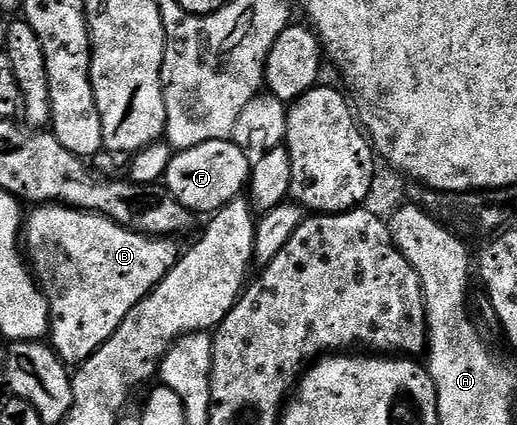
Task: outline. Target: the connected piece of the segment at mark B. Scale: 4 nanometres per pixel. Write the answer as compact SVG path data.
M44 204L24 220L24 255L38 287L50 307L49 343L67 366L83 364L128 318L128 314L164 279L178 261L179 241L165 236L145 236L128 230L97 212L81 212L65 204Z

